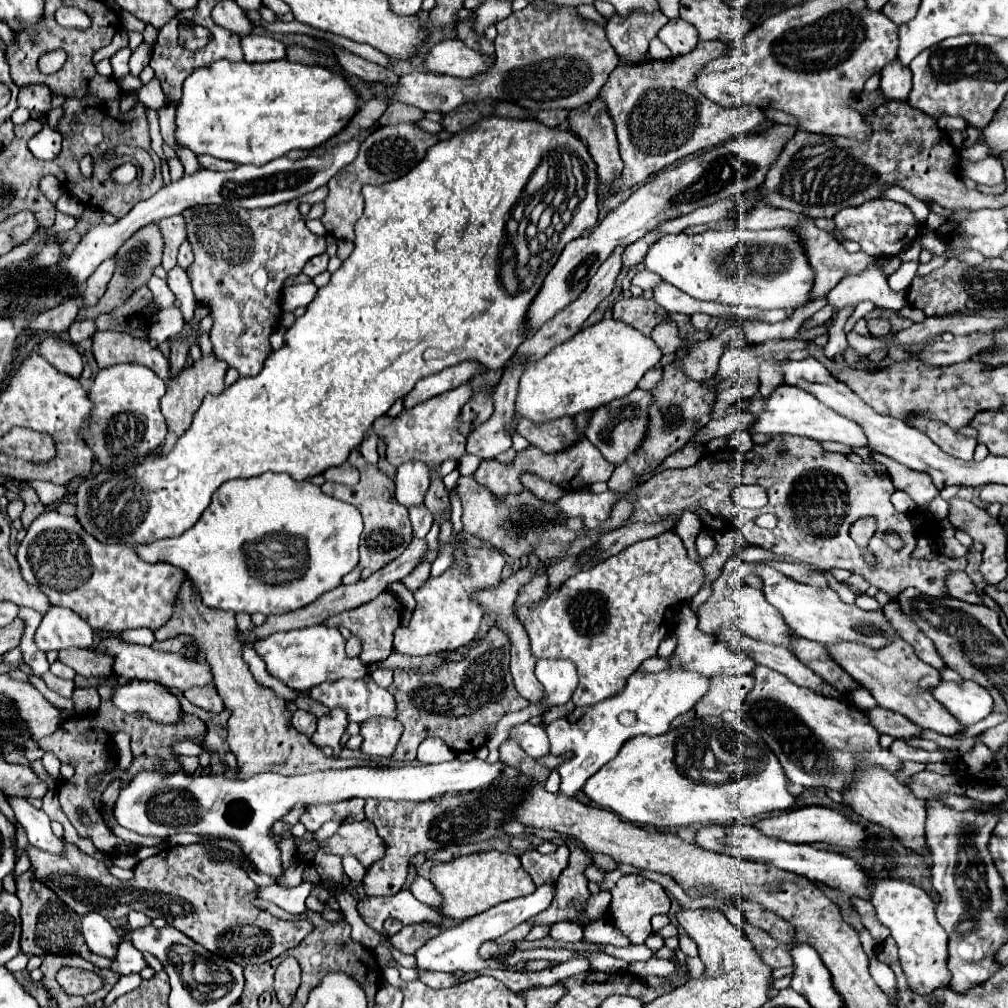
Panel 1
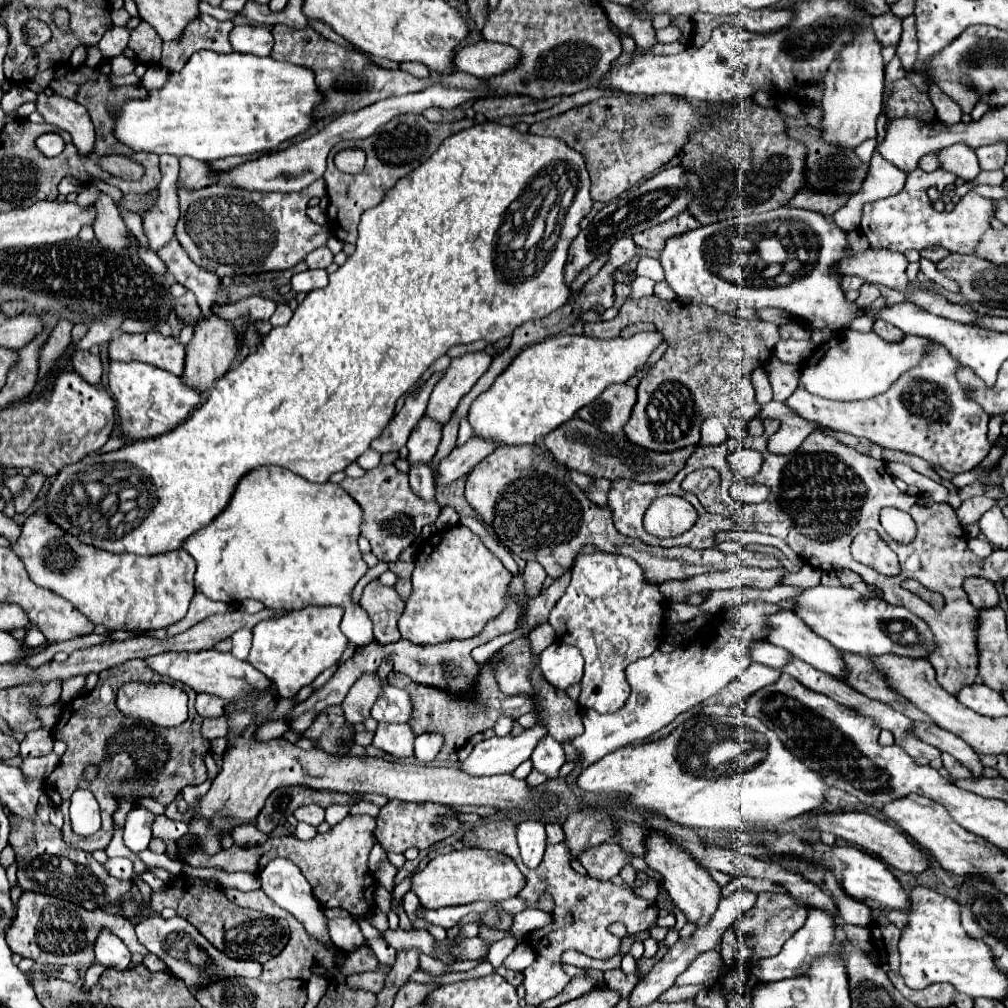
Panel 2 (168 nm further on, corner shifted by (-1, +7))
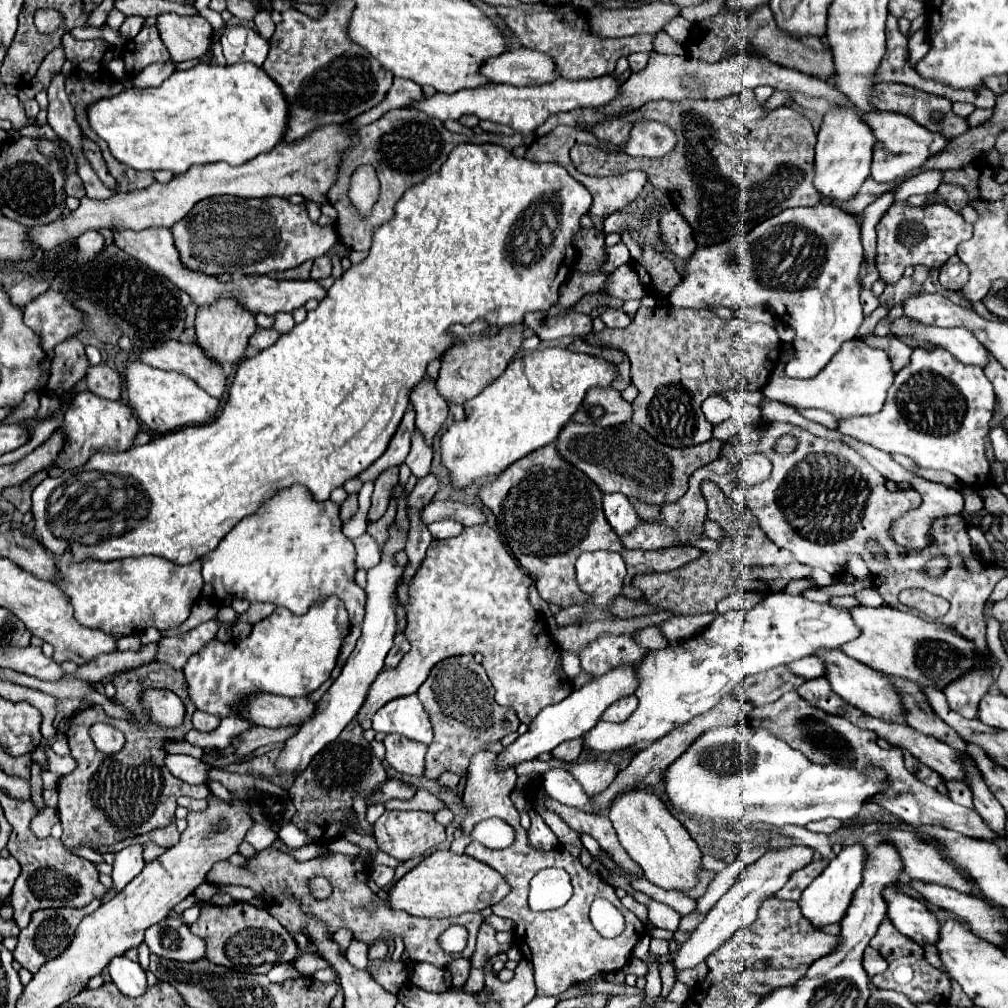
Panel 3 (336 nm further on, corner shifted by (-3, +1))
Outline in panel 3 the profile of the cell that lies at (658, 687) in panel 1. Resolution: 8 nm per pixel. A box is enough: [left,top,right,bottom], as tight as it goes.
[585,593,861,751]

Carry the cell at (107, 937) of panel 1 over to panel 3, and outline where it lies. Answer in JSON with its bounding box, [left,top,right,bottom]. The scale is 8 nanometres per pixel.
[109,957,147,997]

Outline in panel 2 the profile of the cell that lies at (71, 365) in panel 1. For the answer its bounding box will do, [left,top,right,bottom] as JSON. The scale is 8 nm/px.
[71,349,103,385]

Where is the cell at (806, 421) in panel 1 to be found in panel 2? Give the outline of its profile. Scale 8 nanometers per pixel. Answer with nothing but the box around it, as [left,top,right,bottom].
[785,345,991,473]

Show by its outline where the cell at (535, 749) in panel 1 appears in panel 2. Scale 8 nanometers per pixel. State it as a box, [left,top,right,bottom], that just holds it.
[531,735,565,779]

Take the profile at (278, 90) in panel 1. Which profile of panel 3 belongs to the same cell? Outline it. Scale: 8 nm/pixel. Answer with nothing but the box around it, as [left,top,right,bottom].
[87,63,287,175]

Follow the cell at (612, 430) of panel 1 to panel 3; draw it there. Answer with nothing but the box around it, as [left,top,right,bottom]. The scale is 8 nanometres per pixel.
[571,387,633,427]

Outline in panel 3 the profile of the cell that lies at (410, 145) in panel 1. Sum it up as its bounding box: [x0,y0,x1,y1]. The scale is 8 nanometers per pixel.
[329,109,463,251]

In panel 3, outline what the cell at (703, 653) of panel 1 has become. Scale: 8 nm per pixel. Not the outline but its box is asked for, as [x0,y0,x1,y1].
[789,657,825,679]

